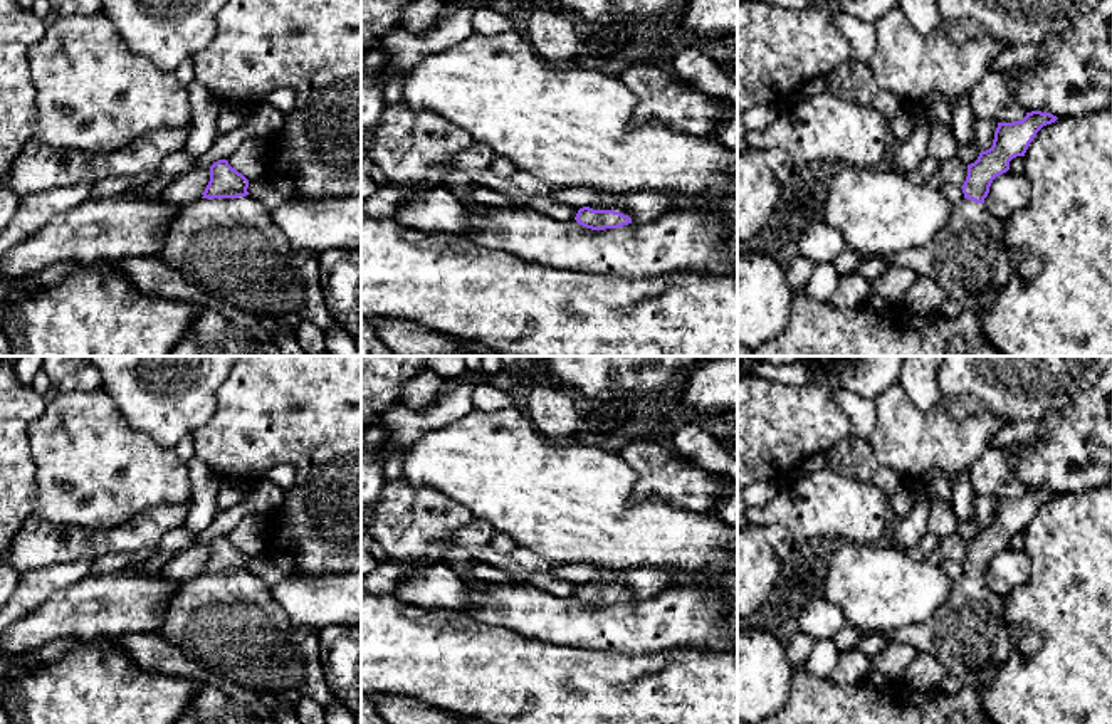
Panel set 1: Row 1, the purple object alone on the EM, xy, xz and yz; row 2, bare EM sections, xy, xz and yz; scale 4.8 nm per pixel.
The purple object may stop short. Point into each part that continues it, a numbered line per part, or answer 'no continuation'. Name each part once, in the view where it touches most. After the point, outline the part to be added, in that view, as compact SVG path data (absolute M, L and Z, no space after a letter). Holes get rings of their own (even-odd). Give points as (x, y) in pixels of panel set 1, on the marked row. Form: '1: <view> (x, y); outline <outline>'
1: xy (230, 247); outline M250 195L200 198L183 207L160 257L210 297L259 319L272 317L292 328L299 321L323 328L331 323L317 262L296 254L272 212Z

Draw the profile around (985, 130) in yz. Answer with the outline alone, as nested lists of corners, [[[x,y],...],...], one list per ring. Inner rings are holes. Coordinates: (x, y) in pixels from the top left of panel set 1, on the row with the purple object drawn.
[[[973,119],[976,144],[981,151],[986,151],[993,146],[996,128],[998,123],[993,119]]]

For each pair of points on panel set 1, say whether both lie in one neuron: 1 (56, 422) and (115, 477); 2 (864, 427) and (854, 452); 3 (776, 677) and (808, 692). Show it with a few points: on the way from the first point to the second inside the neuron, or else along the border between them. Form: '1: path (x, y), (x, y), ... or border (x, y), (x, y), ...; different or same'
1: path (71, 437), (99, 466); same
2: border (852, 435), (865, 440); different
3: border (795, 672), (790, 682), (788, 701), (783, 706); different

